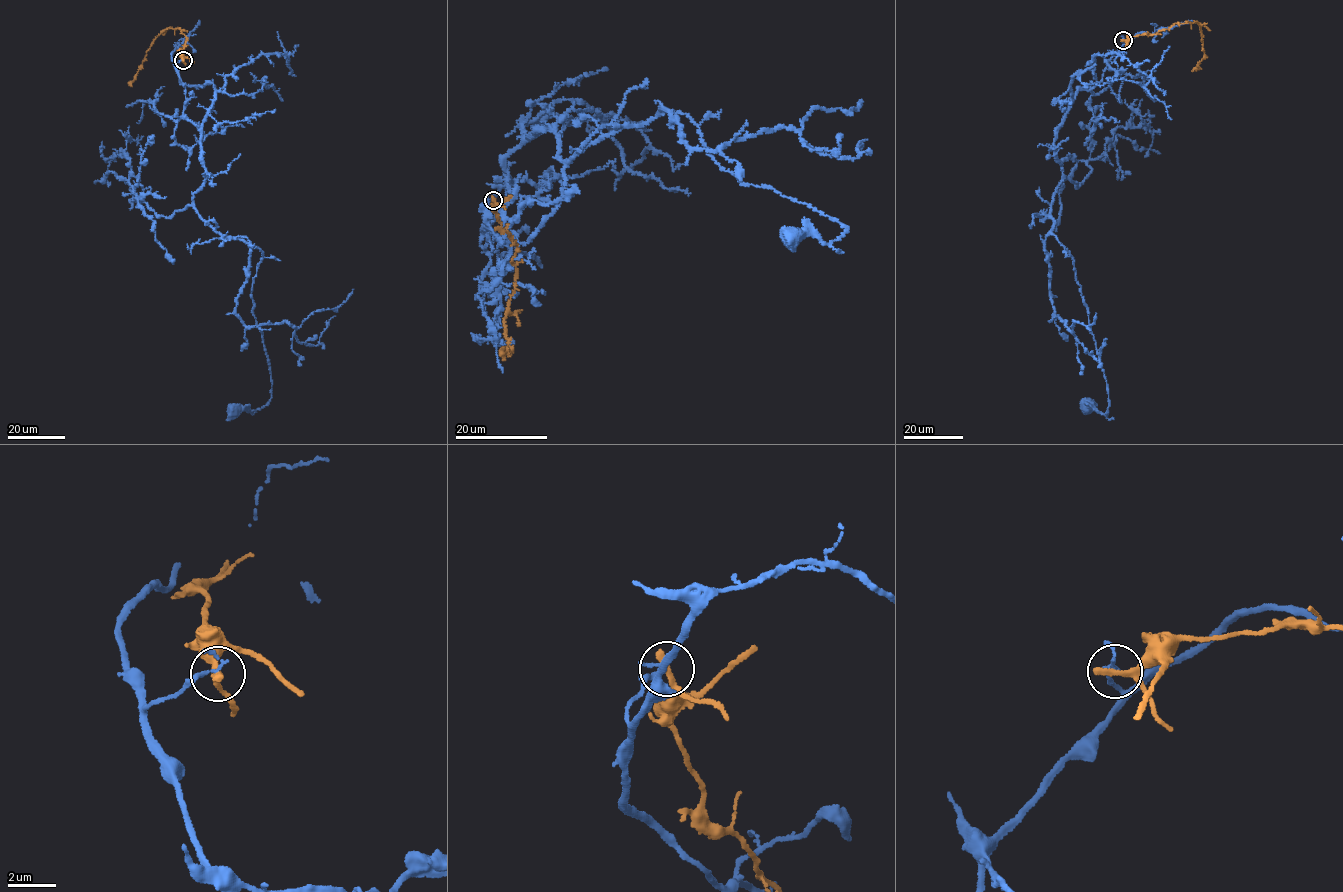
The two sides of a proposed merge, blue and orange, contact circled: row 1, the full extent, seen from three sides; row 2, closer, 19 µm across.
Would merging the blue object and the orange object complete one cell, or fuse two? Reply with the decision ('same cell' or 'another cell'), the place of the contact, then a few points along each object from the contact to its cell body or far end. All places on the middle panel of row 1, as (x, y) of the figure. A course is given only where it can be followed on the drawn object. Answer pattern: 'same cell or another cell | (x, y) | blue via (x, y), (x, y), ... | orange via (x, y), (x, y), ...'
another cell | (493, 200) | blue via (494, 200), (538, 130), (565, 161), (674, 111), (740, 181), (848, 228), (788, 236) | orange via (494, 200), (500, 227), (516, 244), (511, 261), (516, 282), (504, 323), (511, 347), (503, 352), (502, 348)

